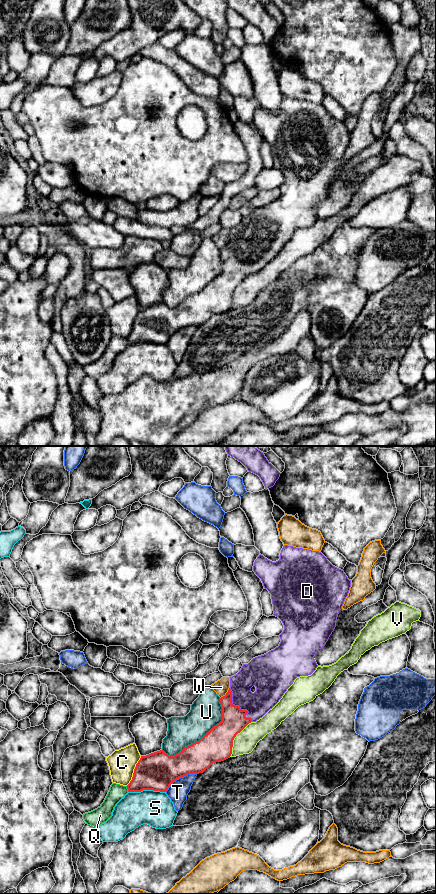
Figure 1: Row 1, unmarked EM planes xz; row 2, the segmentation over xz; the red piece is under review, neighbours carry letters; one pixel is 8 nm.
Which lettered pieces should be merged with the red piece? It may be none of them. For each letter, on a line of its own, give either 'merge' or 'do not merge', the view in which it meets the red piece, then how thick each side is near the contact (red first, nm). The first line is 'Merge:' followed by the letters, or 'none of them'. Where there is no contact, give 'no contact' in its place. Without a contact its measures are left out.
Merge: D
C: do not merge; meets red in xz; 300 nm thick on the red side, 220 nm on the other
D: merge; meets red in xz; 190 nm thick on the red side, 200 nm on the other
Q: do not merge; meets red in xz; 280 nm thick on the red side, 120 nm on the other
S: do not merge; meets red in xz; 300 nm thick on the red side, 280 nm on the other
T: do not merge; meets red in xz; 300 nm thick on the red side, 160 nm on the other
U: do not merge; meets red in xz; 260 nm thick on the red side, 260 nm on the other
V: do not merge; meets red in xz; 260 nm thick on the red side, 170 nm on the other
W: do not merge; meets red in xz; 190 nm thick on the red side, 120 nm on the other

